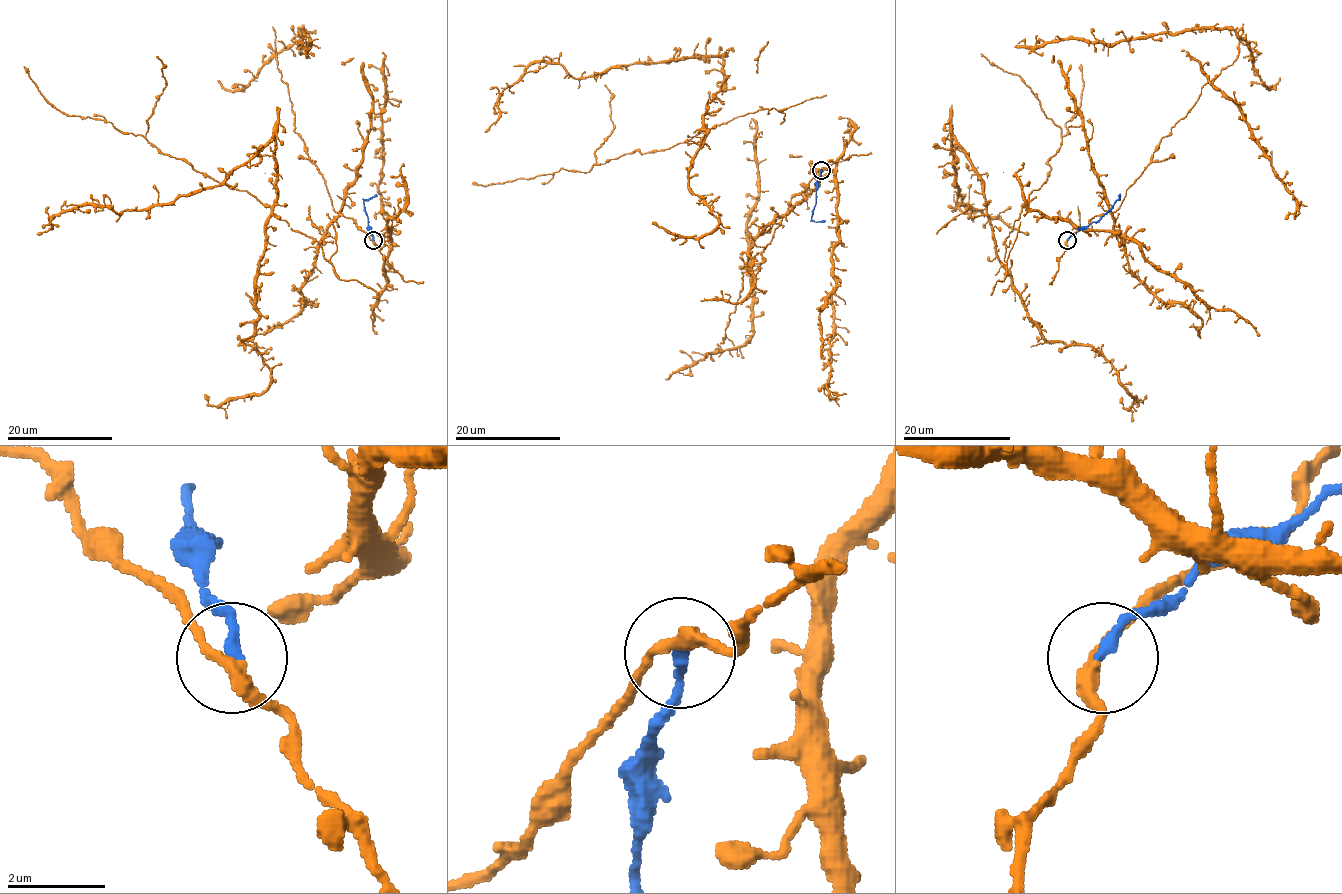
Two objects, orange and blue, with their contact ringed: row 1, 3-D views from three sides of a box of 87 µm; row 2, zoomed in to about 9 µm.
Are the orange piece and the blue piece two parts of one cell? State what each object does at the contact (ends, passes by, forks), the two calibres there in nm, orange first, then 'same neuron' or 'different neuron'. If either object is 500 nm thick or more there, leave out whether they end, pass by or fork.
orange passes by | blue ends | 260/240 nm | different neuron

